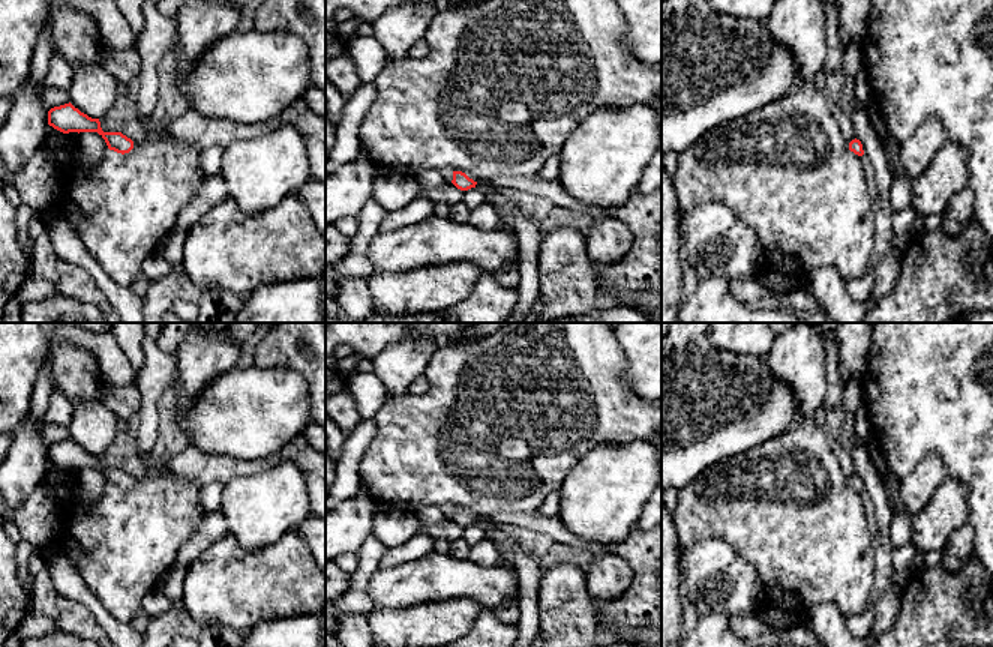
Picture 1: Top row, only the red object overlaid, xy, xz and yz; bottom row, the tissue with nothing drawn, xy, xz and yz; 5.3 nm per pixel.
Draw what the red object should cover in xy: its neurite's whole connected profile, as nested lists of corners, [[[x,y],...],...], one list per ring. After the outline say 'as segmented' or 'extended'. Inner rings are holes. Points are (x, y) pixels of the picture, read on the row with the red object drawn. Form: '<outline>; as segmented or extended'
[[[70,102],[51,108],[48,111],[48,125],[63,134],[98,132],[105,140],[110,150],[122,155],[134,149],[134,141],[130,138],[122,132],[104,132],[99,119],[88,117]]]; as segmented

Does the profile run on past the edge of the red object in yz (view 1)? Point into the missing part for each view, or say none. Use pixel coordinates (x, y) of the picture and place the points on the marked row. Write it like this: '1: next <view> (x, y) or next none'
1: next none

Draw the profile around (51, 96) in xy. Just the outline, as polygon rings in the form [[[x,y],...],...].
[[[45,87],[40,93],[40,99],[46,111],[70,102],[68,90],[60,90],[56,87]]]

